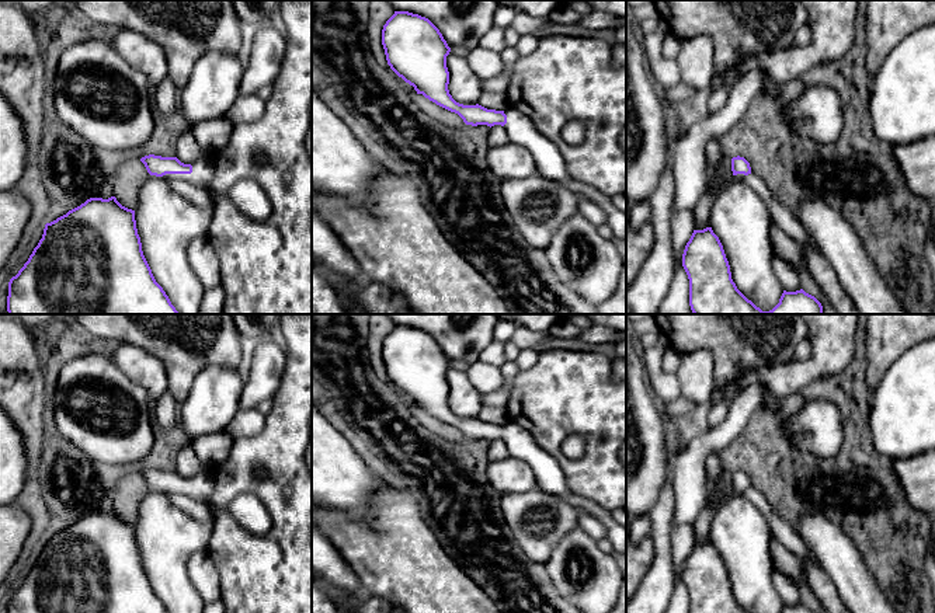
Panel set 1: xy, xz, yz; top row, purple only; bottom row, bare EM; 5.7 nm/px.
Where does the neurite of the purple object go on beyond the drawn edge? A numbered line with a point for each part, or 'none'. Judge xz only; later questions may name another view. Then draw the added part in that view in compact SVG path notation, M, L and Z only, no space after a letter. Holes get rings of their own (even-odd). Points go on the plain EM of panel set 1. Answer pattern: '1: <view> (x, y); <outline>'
1: xz (549, 476); M507 422L504 428L507 429L504 443L510 456L531 466L539 488L560 497L571 494L562 467L535 443L525 428L515 422Z

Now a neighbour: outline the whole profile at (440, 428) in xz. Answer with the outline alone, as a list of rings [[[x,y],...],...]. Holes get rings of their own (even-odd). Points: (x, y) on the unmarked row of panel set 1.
[[[423,408],[411,410],[411,412],[425,428],[428,428],[435,435],[451,442],[460,442],[465,439],[463,433],[458,428],[437,419]]]

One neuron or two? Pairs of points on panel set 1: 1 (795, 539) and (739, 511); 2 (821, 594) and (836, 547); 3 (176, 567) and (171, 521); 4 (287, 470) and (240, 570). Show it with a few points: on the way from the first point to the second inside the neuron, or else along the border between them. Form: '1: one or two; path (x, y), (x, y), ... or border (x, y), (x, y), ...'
1: two; border (748, 500), (765, 518), (772, 536)
2: two; border (817, 561), (840, 598)
3: one; path (171, 556), (171, 532)
4: one; path (282, 495), (282, 528), (266, 544)

